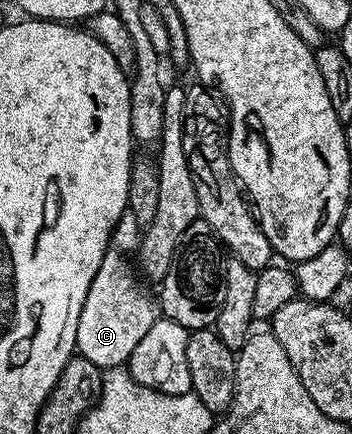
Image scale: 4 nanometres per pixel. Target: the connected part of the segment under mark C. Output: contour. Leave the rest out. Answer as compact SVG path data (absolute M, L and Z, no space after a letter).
M115 249L107 250L101 261L101 269L97 269L97 277L93 277L93 281L89 285L89 293L85 293L85 305L81 309L81 317L77 321L75 346L78 354L93 361L93 365L97 365L101 369L122 368L130 360L133 349L137 349L141 337L145 337L145 333L149 333L149 329L153 329L155 322L161 318L161 308L158 302L153 298L152 292L150 295L139 284L140 276L133 263L132 267L130 261L121 252L115 251Z

